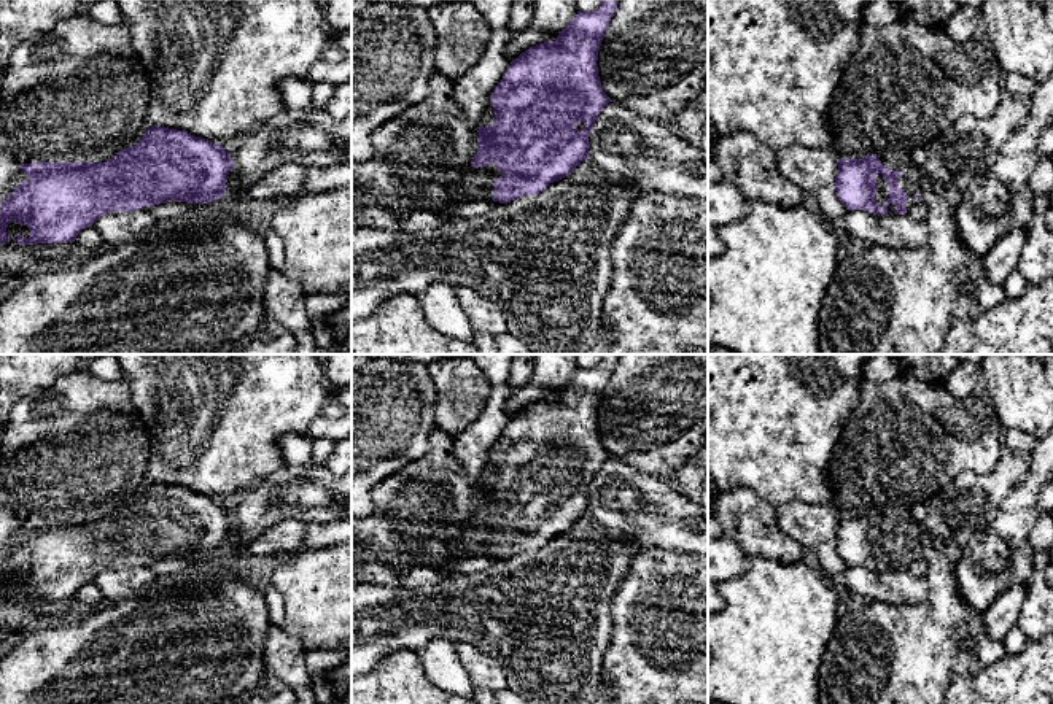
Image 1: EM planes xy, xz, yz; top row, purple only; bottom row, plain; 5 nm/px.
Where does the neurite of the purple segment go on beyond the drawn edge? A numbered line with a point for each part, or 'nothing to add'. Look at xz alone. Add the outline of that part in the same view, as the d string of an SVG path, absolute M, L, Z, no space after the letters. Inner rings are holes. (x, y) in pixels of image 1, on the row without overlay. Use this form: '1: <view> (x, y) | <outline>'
nothing to add

